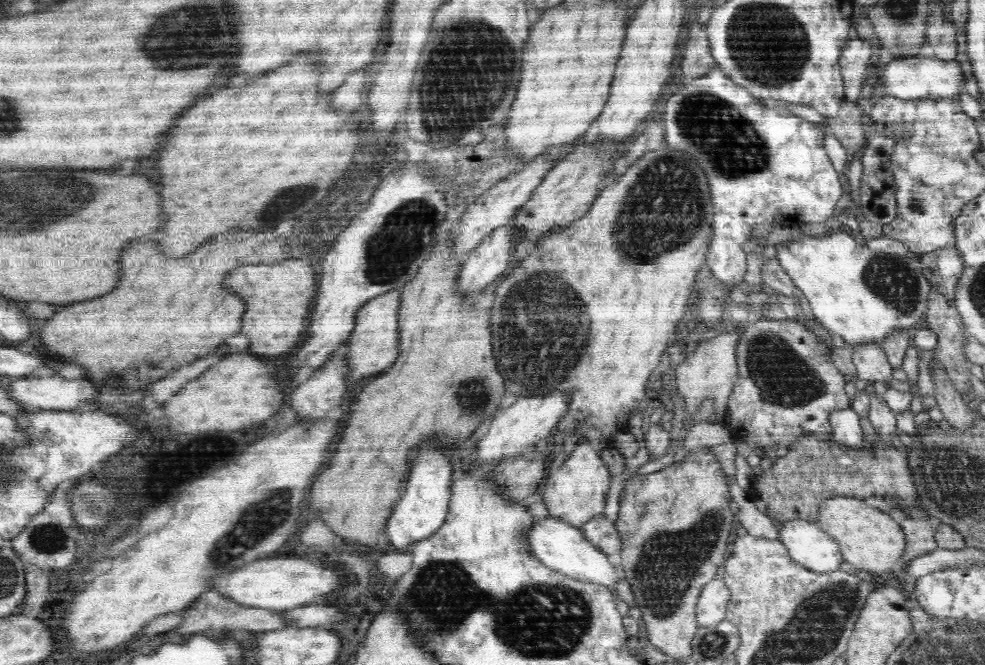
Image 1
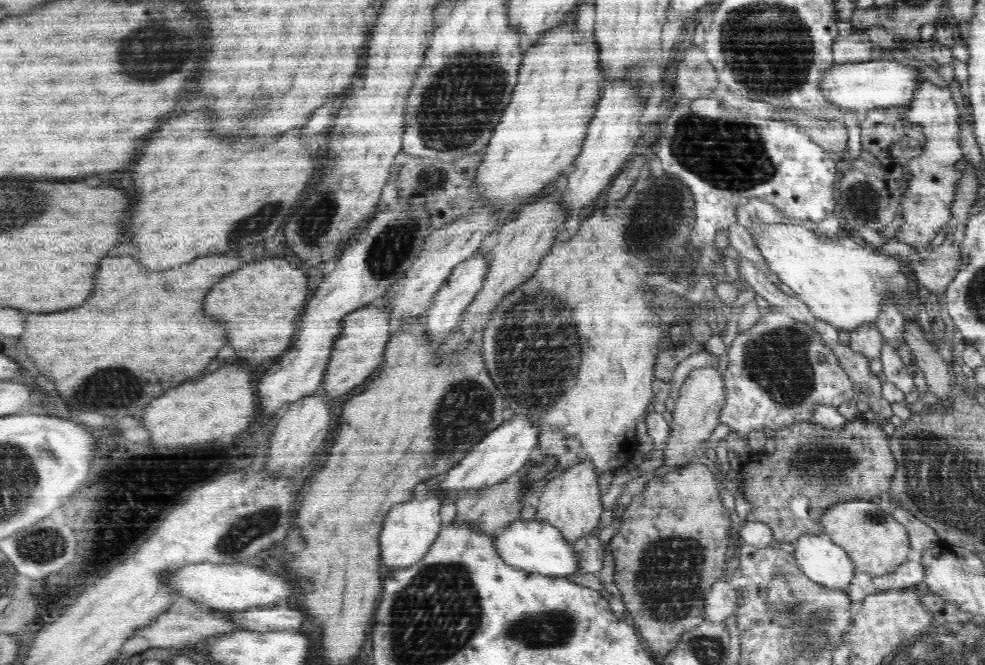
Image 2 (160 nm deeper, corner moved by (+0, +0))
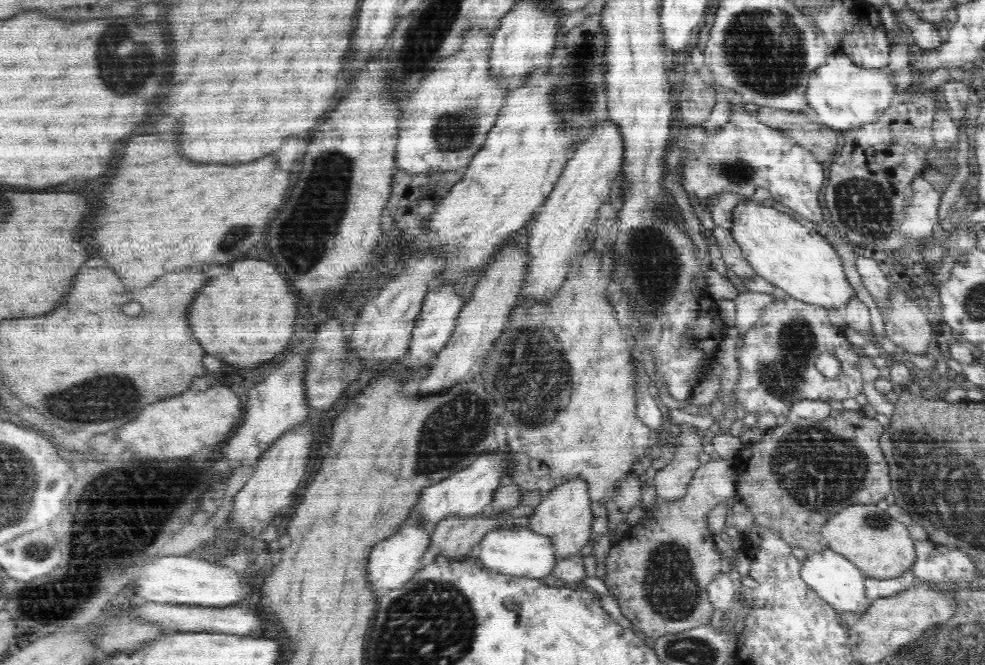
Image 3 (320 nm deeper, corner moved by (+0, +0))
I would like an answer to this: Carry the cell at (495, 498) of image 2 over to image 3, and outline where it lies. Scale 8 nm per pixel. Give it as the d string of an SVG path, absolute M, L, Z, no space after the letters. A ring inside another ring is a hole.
M480 512L480 516L469 518L460 518L460 516L453 515L438 523L434 532L432 532L432 546L428 546L425 554L426 559L436 558L437 555L446 555L448 559L460 559L474 552L479 542L492 530L498 528L498 520L500 520L496 516L488 518L488 516L482 516L482 514L486 514L486 512Z

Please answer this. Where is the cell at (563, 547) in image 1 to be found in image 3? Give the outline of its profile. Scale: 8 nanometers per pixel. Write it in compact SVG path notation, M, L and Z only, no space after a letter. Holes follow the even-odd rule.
M512 526L510 530L492 530L482 541L479 542L475 551L480 559L480 563L488 570L494 570L498 574L507 576L540 578L551 574L551 570L556 568L556 550L551 538L536 534L535 531Z

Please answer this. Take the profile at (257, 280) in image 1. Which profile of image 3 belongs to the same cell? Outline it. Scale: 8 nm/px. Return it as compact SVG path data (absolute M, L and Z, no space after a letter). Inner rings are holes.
M250 258L250 260L242 260L242 262L232 264L232 266L228 268L228 272L224 272L224 274L212 278L212 282L208 282L208 286L204 286L204 290L200 290L200 294L196 296L196 302L192 302L192 310L188 312L188 324L192 326L192 334L194 334L194 338L200 342L200 346L204 346L204 352L206 352L206 354L212 354L212 356L216 356L216 358L220 358L220 360L224 360L224 362L228 362L228 364L232 364L232 366L250 368L256 371L256 368L252 368L252 366L258 366L260 362L264 363L266 360L270 361L276 354L280 354L280 352L290 344L290 338L294 336L294 326L292 326L292 324L294 324L294 320L296 320L296 304L294 304L294 300L296 300L296 296L290 292L288 282L280 276L278 268L270 266L268 262L252 260L252 258Z

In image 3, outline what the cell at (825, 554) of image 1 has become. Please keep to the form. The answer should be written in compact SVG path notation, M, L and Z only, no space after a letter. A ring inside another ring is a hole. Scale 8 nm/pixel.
M830 548L821 553L809 552L809 556L801 564L800 574L815 594L840 613L864 614L864 610L868 610L868 606L871 604L866 597L864 573L846 557Z

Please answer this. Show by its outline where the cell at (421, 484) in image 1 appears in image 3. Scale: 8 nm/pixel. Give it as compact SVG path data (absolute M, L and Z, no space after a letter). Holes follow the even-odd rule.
M406 520L402 524L402 532L376 543L376 547L371 551L367 570L367 581L371 583L371 589L381 596L387 591L398 590L404 586L405 582L422 569L422 556L427 553L428 546L430 532L426 532L426 528L416 524L414 520Z

